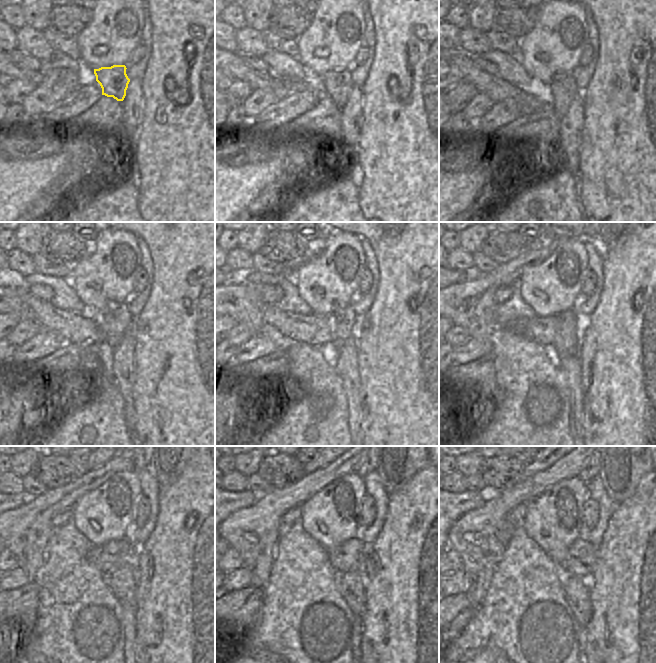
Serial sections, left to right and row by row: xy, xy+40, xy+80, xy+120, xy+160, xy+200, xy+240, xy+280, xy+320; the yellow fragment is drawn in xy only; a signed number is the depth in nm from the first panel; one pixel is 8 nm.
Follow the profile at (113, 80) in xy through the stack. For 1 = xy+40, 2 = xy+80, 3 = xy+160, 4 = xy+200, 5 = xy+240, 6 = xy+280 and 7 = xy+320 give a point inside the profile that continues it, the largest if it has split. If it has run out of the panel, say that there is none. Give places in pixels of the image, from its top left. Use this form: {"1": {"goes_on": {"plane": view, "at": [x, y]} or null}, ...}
{"1": {"goes_on": {"plane": "xy+40", "at": [338, 84]}}, "2": {"goes_on": {"plane": "xy+80", "at": [563, 86]}}, "3": {"goes_on": {"plane": "xy+160", "at": [341, 322]}}, "4": {"goes_on": {"plane": "xy+200", "at": [567, 342]}}, "5": {"goes_on": {"plane": "xy+240", "at": [122, 579]}}, "6": {"goes_on": {"plane": "xy+280", "at": [350, 586]}}, "7": {"goes_on": {"plane": "xy+320", "at": [576, 589]}}}

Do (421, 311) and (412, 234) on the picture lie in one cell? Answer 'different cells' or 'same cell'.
same cell

